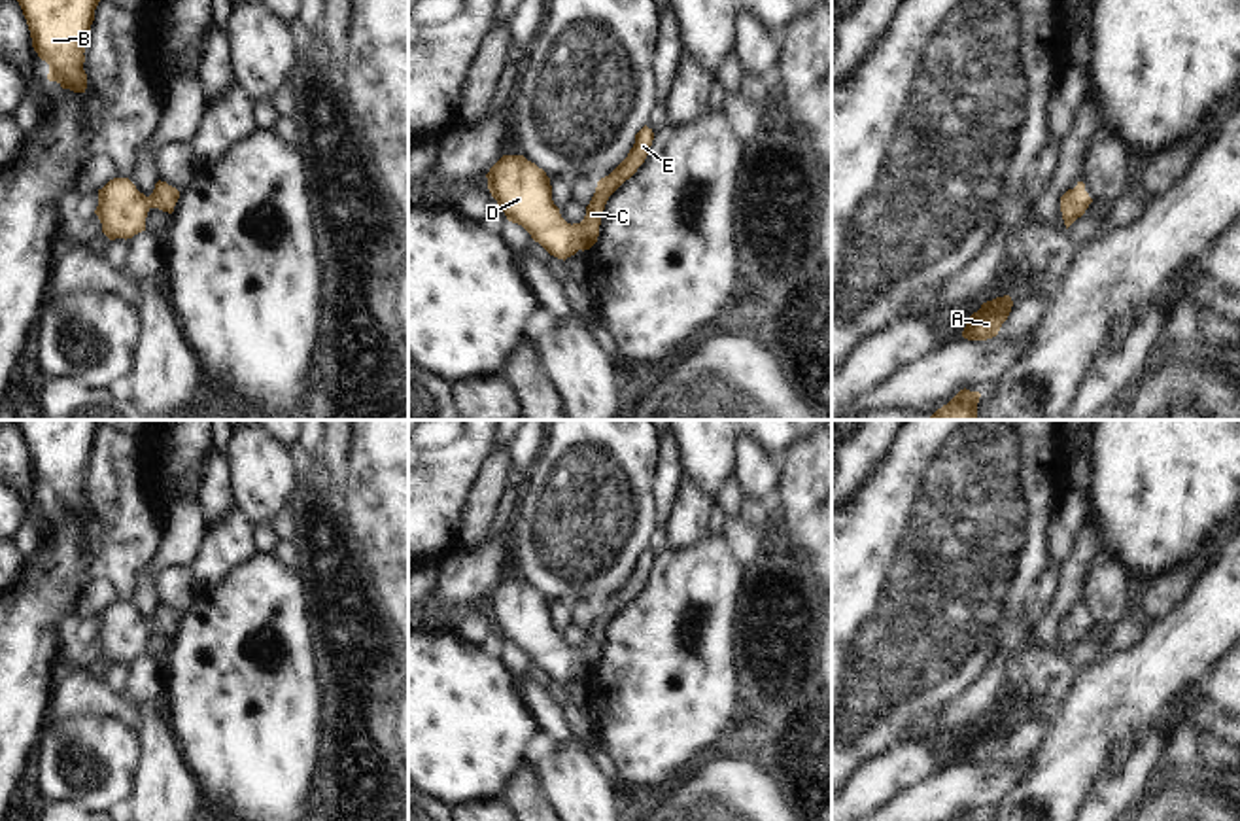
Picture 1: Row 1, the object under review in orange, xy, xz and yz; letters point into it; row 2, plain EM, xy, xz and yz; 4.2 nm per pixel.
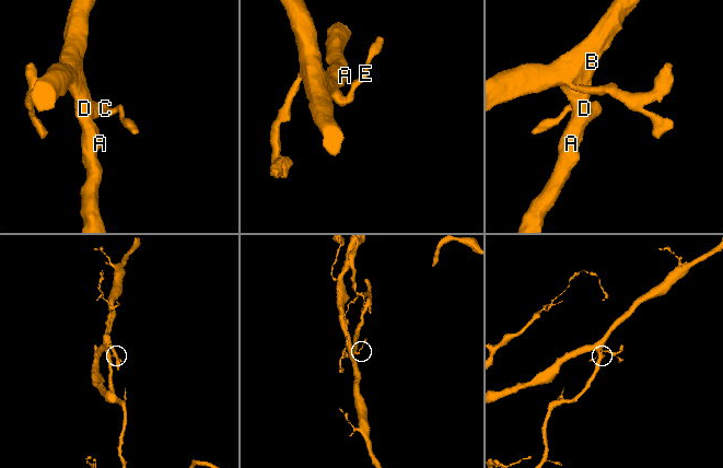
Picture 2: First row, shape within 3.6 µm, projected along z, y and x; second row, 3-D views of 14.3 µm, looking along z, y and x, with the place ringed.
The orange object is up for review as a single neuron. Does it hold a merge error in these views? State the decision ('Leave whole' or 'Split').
Leave whole

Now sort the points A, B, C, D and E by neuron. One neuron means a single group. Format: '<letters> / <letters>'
A B C D E

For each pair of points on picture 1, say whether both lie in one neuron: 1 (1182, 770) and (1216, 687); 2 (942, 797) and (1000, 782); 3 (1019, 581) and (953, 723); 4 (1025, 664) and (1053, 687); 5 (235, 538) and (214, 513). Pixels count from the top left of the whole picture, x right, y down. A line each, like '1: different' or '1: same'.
1: different
2: same
3: different
4: same
5: different

